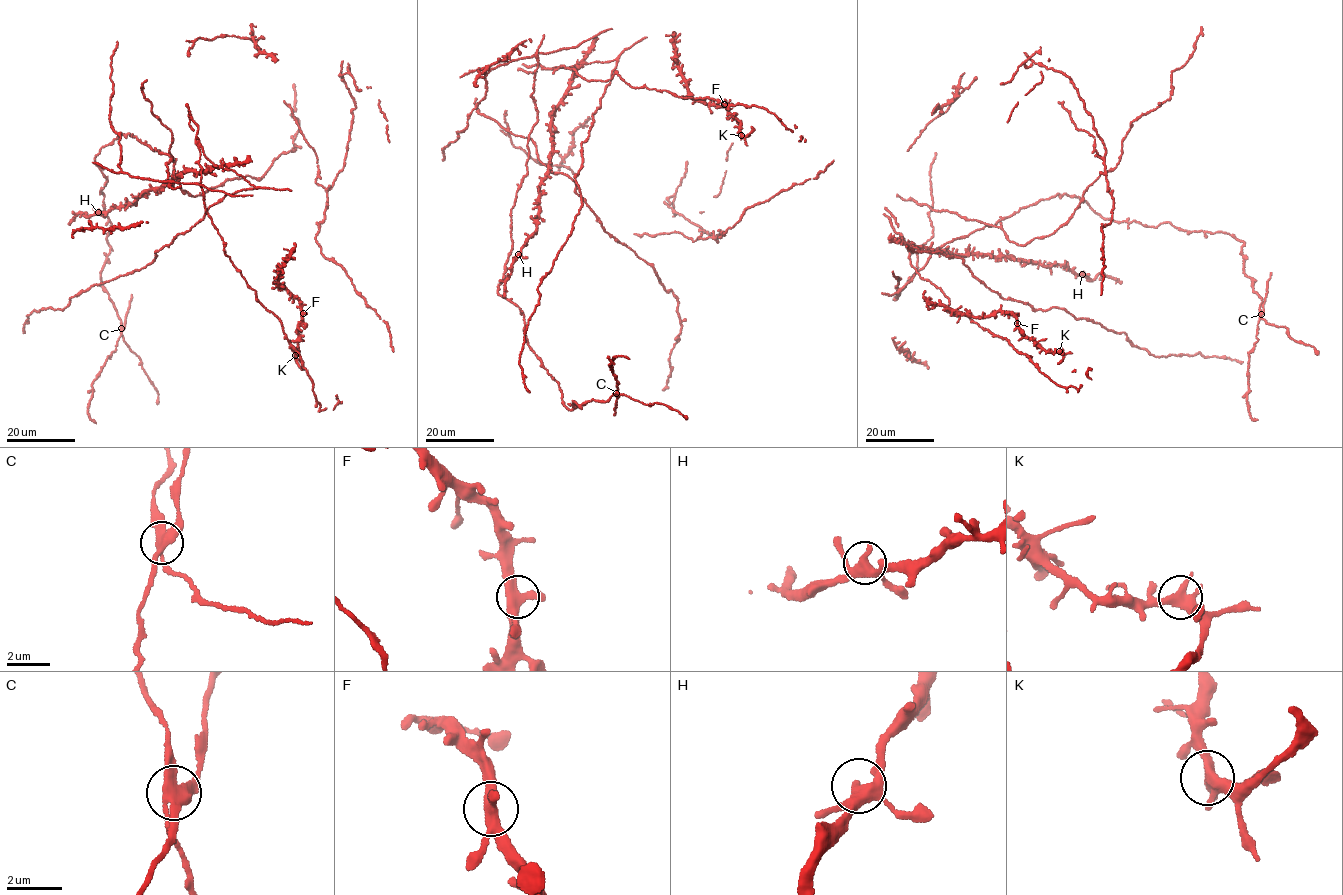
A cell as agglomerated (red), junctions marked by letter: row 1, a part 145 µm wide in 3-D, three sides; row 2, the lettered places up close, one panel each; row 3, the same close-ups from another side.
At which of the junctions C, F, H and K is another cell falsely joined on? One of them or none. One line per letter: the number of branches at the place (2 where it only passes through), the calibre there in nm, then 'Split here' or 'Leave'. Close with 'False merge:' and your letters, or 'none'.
C: Branches: 4. Thickness 380 nm. Split here
F: Branches: 4. Thickness 380 nm. Leave
H: Branches: 4. Thickness 380 nm. Leave
K: Branches: 4. Thickness 360 nm. Leave
False merge: C

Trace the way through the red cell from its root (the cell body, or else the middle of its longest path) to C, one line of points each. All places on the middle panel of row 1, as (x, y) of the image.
C: (528, 139), (498, 293), (519, 307), (528, 345), (565, 407), (616, 393)

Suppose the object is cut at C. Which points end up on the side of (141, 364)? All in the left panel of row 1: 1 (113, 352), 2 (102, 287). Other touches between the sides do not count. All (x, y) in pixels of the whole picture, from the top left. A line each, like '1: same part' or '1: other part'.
1: other part
2: same part

